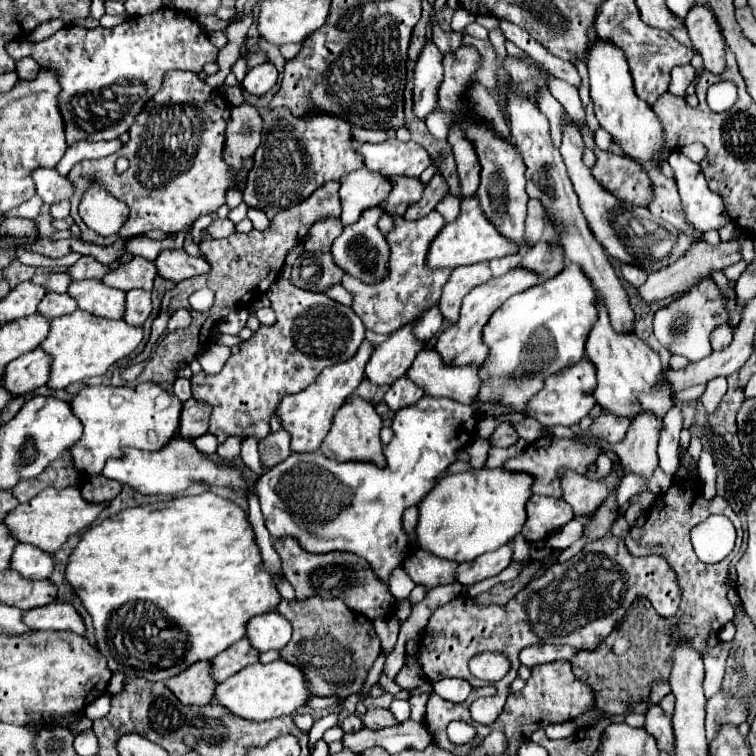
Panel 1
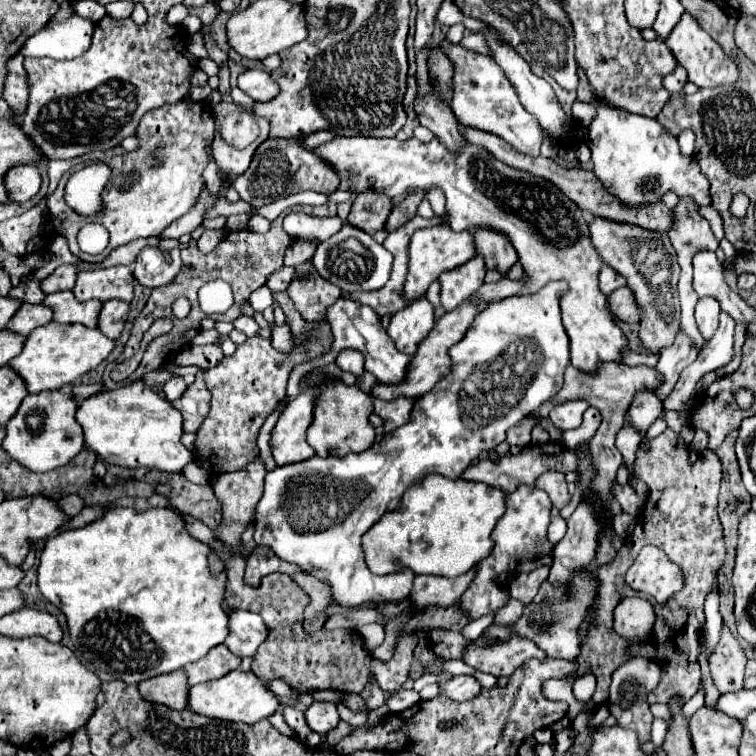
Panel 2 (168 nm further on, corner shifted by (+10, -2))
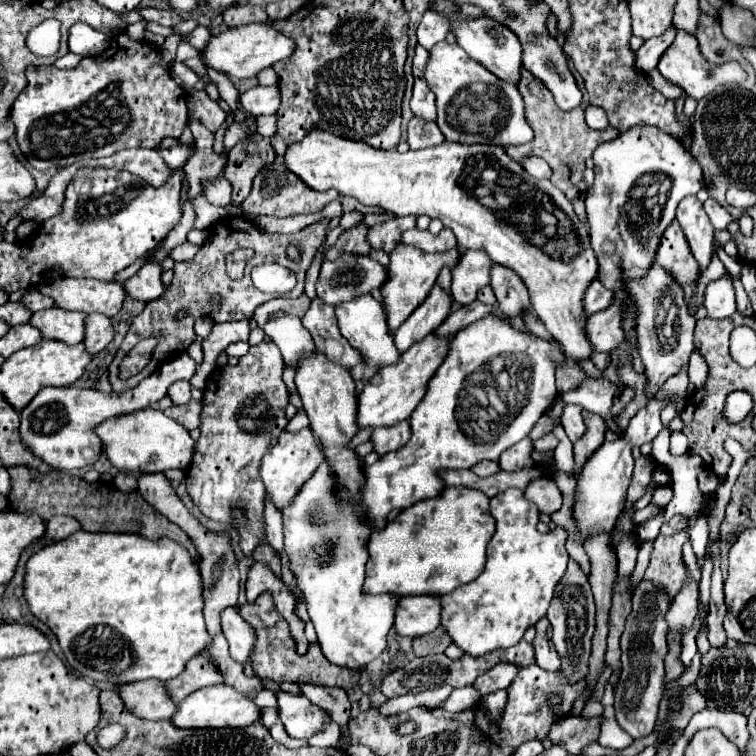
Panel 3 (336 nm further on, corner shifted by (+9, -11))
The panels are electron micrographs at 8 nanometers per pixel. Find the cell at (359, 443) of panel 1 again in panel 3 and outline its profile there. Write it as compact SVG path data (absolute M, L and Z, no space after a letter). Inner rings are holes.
M316 352L314 356L304 356L300 368L296 370L294 382L296 382L296 390L300 388L300 398L308 414L310 428L322 444L324 460L338 474L338 480L346 484L346 490L350 492L350 496L354 496L364 476L362 476L358 454L352 448L348 448L350 440L358 432L358 424L354 424L354 412L358 412L356 408L358 396L356 396L356 386L354 386L350 372L344 366L338 366L326 360L324 354Z

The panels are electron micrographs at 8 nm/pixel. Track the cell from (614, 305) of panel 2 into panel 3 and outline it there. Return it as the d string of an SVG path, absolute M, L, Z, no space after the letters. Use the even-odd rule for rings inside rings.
M612 302L610 308L596 312L586 322L586 334L596 352L612 352L624 340L624 320L626 308L618 302Z

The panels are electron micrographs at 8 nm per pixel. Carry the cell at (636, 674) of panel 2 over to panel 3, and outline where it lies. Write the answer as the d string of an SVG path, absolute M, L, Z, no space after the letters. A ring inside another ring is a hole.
M642 582L632 596L632 614L626 620L622 634L622 676L614 686L614 710L618 724L634 738L640 740L654 730L658 704L662 700L664 684L664 656L666 656L666 620L664 614L670 606L666 596L660 596L650 582Z

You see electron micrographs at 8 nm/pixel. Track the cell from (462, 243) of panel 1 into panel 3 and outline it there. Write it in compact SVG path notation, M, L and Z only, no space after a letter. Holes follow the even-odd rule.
M398 244L394 248L394 252L390 254L388 280L382 286L382 296L384 296L384 304L386 304L386 316L388 316L390 330L396 330L406 320L406 316L410 316L410 312L414 312L414 308L418 304L422 304L422 300L426 300L440 270L444 266L454 268L458 264L458 260L460 260L458 248L452 248L444 254L428 254L428 252L422 252L420 248L408 246L408 244Z

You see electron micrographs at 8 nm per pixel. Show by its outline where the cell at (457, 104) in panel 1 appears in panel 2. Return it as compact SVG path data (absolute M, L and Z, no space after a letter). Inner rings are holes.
M475 231L475 251L485 259L487 269L493 269L501 273L501 277L507 277L509 269L517 263L517 251L513 251L513 245L505 235L497 235L497 231Z

